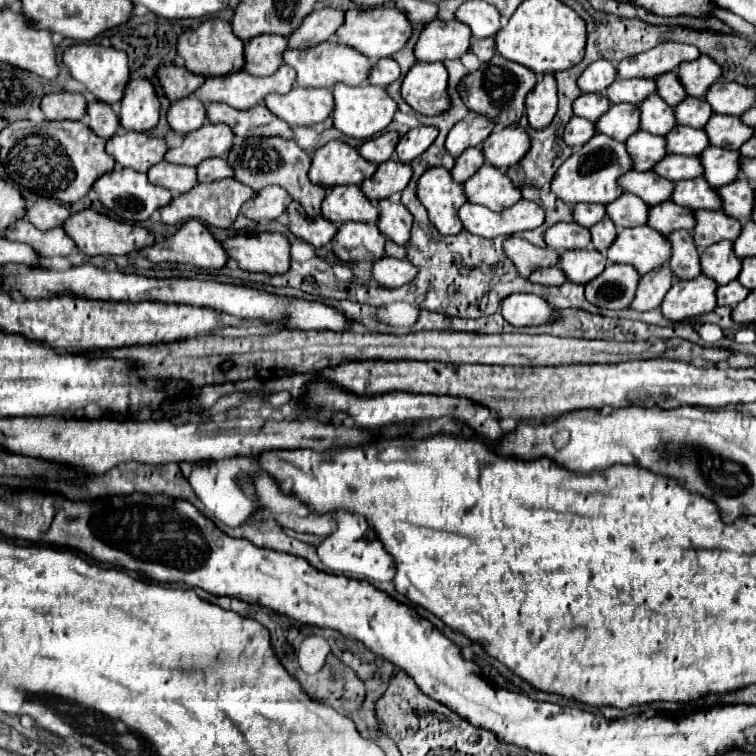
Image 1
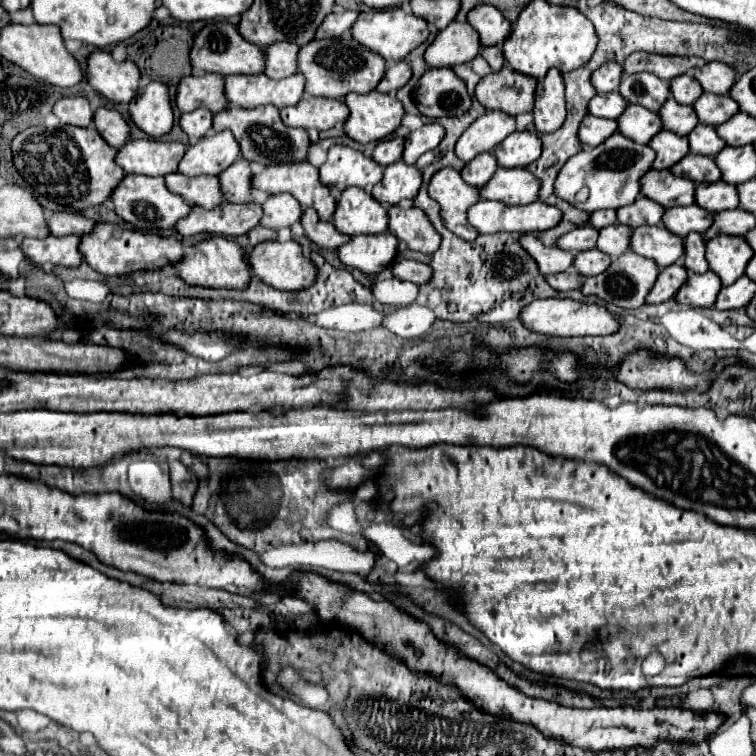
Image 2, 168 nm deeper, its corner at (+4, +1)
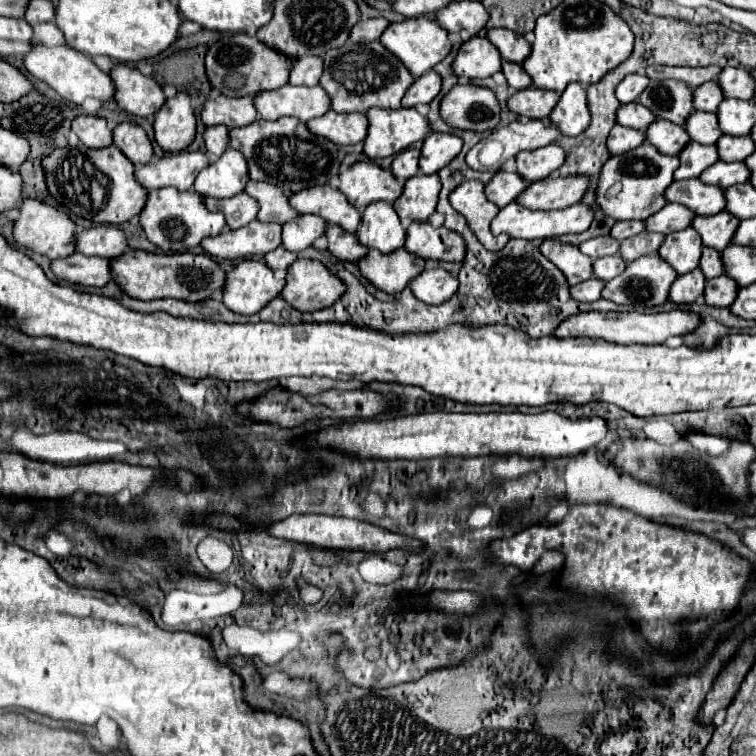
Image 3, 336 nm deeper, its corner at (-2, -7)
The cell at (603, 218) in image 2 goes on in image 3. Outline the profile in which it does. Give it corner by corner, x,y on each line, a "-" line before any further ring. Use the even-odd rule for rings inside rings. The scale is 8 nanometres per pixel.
628,220
628,222
616,222
612,226
612,230
610,230
610,236
622,242
622,240
626,240
630,236
636,236
642,230
644,230
644,224
640,220
634,220
634,222
632,220

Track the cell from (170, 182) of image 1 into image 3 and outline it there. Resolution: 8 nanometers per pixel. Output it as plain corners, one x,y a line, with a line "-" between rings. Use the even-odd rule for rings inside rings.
240,192
238,196
230,196
226,200
218,200
218,198
204,198
204,204
208,210
216,210
222,212
226,218
226,226
228,228
242,228
248,222
252,222
256,218
258,212
258,204
254,198
250,198
246,192

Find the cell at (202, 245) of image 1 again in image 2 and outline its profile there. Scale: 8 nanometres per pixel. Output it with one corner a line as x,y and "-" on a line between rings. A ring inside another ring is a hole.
210,238
186,250
184,260
176,266
180,278
190,286
204,286
204,288
232,288
244,290
250,284
250,264
244,258
244,250
238,242
226,238

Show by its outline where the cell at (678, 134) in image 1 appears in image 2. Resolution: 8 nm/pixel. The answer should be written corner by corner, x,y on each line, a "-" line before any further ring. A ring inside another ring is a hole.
698,124
690,134
690,148
694,154
704,154
704,156
716,156
726,142
716,134
716,126
706,126
706,124

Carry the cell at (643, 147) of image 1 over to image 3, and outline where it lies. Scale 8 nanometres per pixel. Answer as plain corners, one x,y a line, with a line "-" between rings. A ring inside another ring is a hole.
688,142
686,148
682,148
682,154
678,154
680,166
674,172
674,180
686,180
686,178
698,178
702,170
706,170
710,164
718,160
716,146
704,146
698,142

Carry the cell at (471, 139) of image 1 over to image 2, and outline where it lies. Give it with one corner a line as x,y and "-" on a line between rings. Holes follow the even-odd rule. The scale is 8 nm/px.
490,110
468,126
456,142
456,156
470,162
482,152
492,152
506,136
516,132
516,118

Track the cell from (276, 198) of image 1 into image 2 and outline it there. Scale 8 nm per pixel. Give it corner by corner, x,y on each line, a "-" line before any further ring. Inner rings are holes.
276,194
268,196
268,200
262,204
264,216
262,216
262,226
264,228
290,228
292,224
300,222
302,216
302,206
298,200
294,200
290,194

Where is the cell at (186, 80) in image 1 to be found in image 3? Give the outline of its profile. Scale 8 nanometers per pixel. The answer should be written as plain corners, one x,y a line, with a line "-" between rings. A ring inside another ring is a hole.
220,94
218,98
208,98
204,102
200,118
206,126
224,124
226,128
238,128
258,120
258,112
252,104
252,96
228,98

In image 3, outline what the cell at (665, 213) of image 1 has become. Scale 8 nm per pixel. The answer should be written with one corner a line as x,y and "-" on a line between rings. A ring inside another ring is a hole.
722,210
712,216
694,216
690,226
700,234
704,246
710,246
710,248
722,252
730,244
732,236
738,228
738,222
740,222
738,218
734,218
734,216
730,216
730,212

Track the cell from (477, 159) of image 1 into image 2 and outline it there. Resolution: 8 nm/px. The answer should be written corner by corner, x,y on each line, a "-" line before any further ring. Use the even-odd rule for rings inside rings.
484,154
484,156
478,156
476,160
468,162
466,168
460,172
462,174
462,180
470,186
476,186
476,188
482,188
484,184
488,184
494,176
494,172
498,170
498,160
494,154

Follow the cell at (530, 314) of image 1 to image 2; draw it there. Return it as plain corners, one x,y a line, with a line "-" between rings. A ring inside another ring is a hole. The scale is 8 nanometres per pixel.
550,298
550,300
536,300
520,314
522,322
530,324
534,332
548,334
548,336
608,336
618,332
620,320
610,314
604,306
598,304
584,304
570,298

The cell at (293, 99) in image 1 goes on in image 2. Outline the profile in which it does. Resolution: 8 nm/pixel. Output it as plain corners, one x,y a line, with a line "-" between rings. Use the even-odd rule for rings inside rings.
304,98
296,108
282,108
284,124
298,128
330,130
348,120
348,106
342,100

